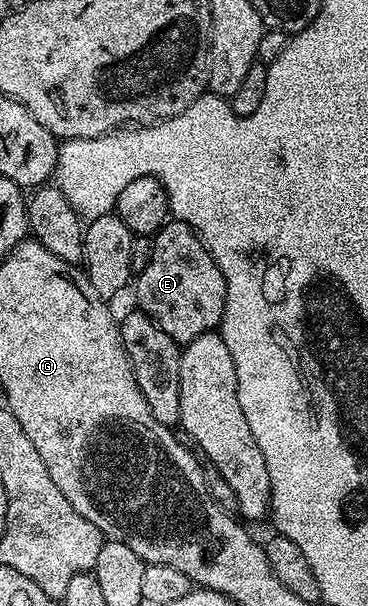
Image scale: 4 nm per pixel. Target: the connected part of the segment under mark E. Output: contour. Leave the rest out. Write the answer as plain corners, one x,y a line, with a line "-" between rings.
168,220
154,234
149,263
145,271
138,273
134,285
138,308
177,342
186,343
197,339
197,335
212,332
223,318
227,298
225,275
221,275
195,230
183,221

